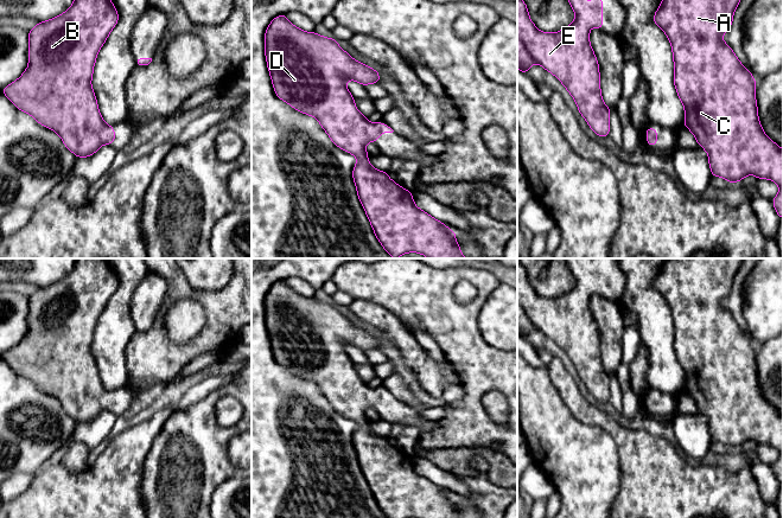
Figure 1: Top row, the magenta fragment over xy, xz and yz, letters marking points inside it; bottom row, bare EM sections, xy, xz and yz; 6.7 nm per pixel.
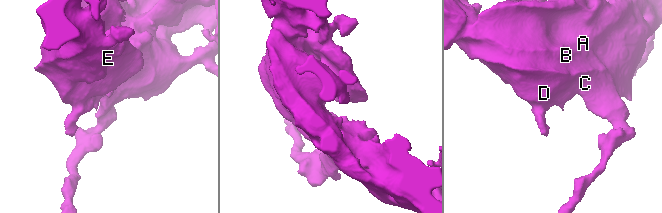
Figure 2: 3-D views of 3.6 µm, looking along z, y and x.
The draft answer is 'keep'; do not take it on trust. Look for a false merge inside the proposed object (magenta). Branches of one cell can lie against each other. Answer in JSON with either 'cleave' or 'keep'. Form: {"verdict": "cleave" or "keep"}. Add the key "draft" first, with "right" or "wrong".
{"draft": "right", "verdict": "keep"}

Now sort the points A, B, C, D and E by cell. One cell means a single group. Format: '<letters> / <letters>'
A B C D E

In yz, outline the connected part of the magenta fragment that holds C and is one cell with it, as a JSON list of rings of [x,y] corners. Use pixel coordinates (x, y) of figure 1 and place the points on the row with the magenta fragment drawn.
[[[662,0],[652,21],[663,30],[671,44],[674,85],[685,108],[683,126],[707,152],[712,177],[721,177],[731,184],[741,181],[750,174],[758,180],[775,181],[779,192],[772,198],[772,203],[778,217],[783,218],[783,149],[766,136],[759,122],[756,79],[721,38],[731,28],[739,2],[740,0]]]

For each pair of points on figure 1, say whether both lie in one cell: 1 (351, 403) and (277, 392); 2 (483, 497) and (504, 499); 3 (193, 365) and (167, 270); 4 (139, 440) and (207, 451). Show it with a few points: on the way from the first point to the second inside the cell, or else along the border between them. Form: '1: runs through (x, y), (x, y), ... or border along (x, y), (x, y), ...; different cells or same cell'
1: border along (306, 381), (312, 381), (328, 402), (348, 417); different cells
2: runs through (488, 498), (500, 499); same cell
3: border along (218, 350), (209, 350), (196, 356), (179, 372); different cells
4: border along (167, 419), (156, 436), (142, 468); different cells

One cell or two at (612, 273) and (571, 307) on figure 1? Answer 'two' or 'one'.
one

